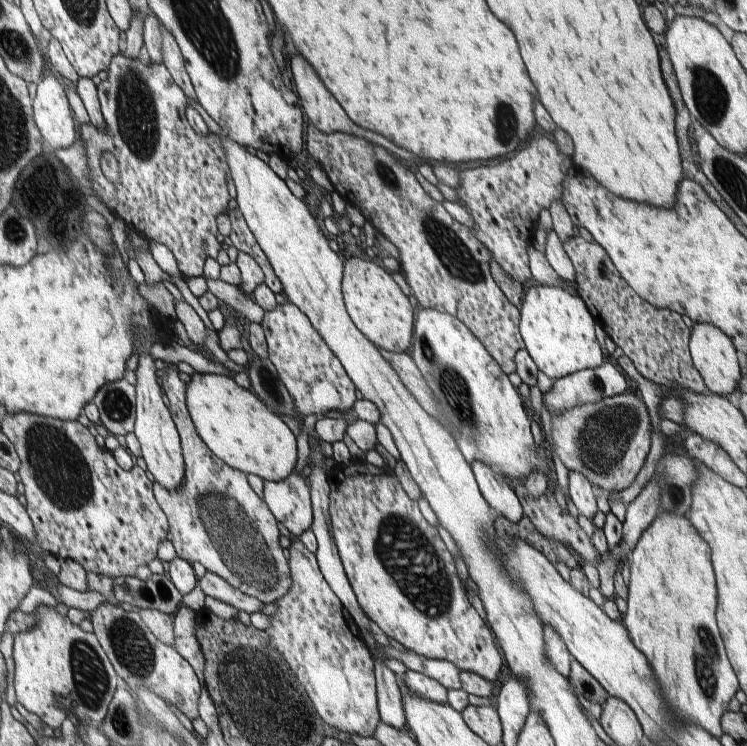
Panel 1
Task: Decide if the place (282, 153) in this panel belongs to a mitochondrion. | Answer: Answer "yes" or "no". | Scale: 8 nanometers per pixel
no

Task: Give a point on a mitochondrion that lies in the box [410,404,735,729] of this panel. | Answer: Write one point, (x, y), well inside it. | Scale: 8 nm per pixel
(707, 669)

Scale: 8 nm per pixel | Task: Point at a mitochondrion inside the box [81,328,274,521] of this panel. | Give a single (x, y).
(116, 404)

